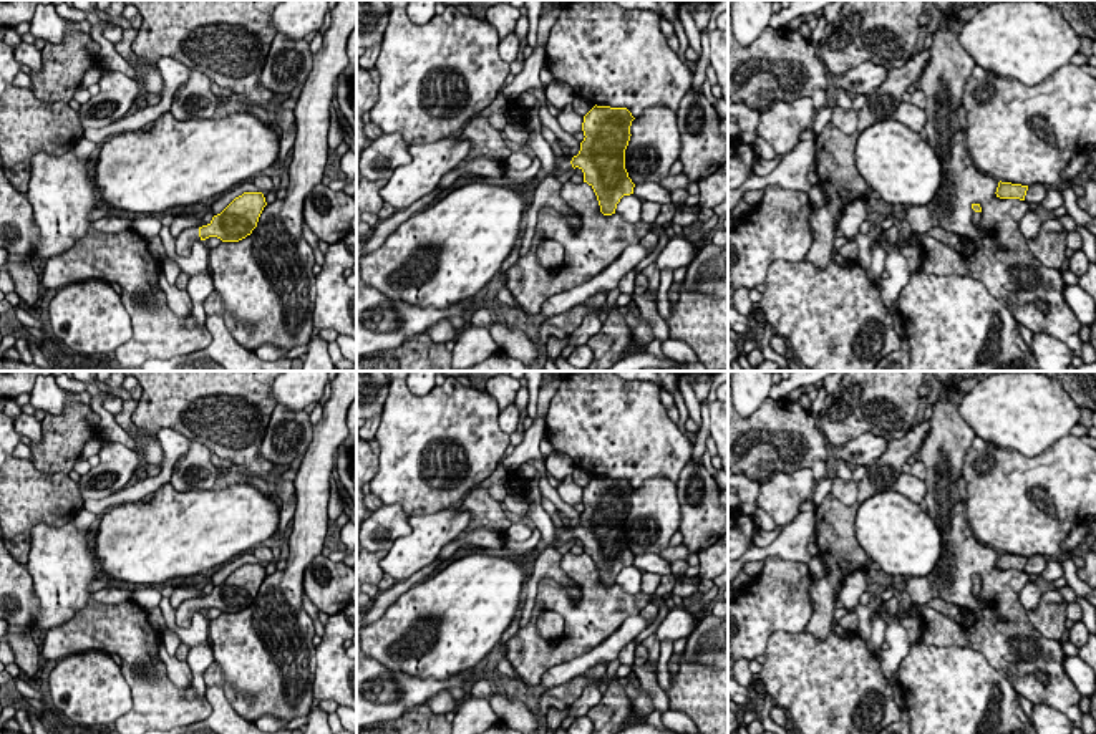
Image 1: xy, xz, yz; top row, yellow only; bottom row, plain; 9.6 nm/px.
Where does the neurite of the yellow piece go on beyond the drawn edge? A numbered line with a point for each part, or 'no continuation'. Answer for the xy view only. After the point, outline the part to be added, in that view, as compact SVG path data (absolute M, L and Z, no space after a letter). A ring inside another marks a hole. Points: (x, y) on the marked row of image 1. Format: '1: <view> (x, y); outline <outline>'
1: xy (184, 241); outline M199 227L184 229L176 239L176 254L179 257L189 257L192 244L199 239Z

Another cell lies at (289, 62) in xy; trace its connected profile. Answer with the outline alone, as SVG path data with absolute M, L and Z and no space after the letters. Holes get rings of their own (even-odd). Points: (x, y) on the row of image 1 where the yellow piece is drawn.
M277 33L272 40L260 85L275 96L290 94L307 81L313 66L310 43Z

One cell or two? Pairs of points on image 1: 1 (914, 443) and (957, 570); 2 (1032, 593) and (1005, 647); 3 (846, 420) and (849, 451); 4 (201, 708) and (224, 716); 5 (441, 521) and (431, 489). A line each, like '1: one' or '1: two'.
1: two
2: two
3: two
4: two
5: two

